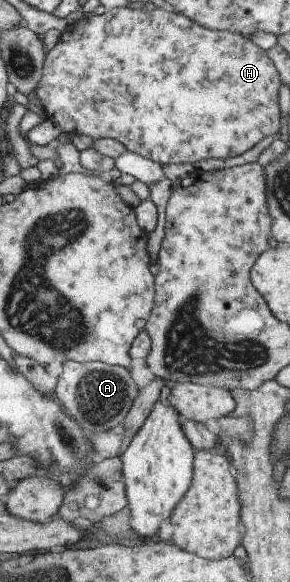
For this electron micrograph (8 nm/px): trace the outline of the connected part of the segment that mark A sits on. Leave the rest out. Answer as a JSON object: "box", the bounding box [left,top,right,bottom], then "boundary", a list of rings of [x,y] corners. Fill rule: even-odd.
{"box":[53,361,138,432],"boundary":[[[64,361],[62,373],[57,378],[53,391],[56,401],[83,432],[107,431],[117,424],[122,424],[137,394],[138,390],[130,379],[128,370],[100,361]]]}

